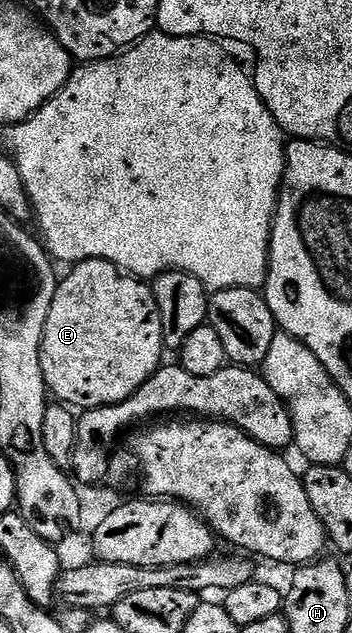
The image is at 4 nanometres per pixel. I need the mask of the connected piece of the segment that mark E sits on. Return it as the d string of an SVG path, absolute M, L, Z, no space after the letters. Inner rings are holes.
M104 258L77 262L68 270L56 285L41 344L48 391L60 403L83 410L124 402L164 361L163 325L155 291Z

